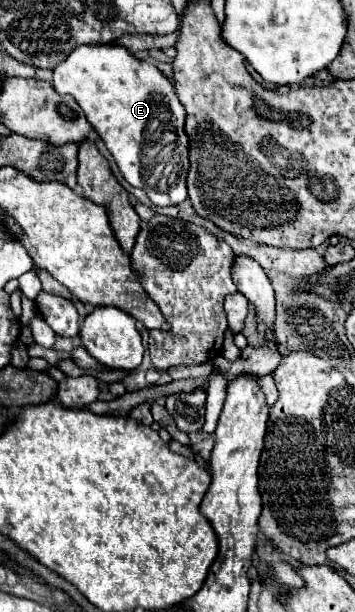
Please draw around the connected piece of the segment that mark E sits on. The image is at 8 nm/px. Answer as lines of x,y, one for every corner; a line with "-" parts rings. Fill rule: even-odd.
81,45
53,69
53,89
69,93
83,109
89,123
105,141
119,171
133,185
147,193
153,205
179,205
187,201
189,137
183,131
187,111
179,103
175,87
155,65
139,61
123,45

